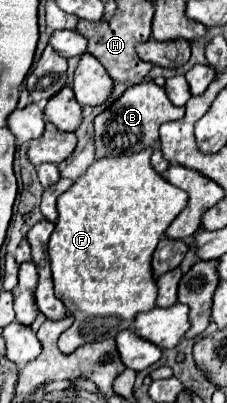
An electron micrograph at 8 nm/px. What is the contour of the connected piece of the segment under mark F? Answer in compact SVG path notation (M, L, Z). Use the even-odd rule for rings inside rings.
M142 150L132 156L96 160L86 174L58 196L58 222L48 242L48 254L52 262L54 292L76 318L58 340L58 348L64 354L74 352L88 342L114 338L118 332L132 326L138 312L150 312L156 308L158 286L152 272L152 254L166 228L186 208L188 194L172 186L152 168L150 154L152 150Z

